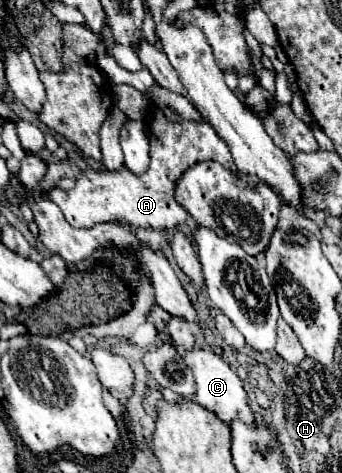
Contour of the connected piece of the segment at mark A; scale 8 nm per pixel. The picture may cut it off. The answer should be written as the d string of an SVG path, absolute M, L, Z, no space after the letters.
M155 108L149 118L151 130L151 164L149 170L141 176L133 176L127 168L121 172L101 172L91 170L79 154L68 155L71 164L83 168L85 176L77 178L75 188L61 190L53 188L49 192L39 192L39 196L47 196L47 200L55 202L65 220L73 228L91 228L101 222L119 222L137 228L153 228L153 230L171 230L177 224L183 224L189 214L183 206L175 202L175 184L181 174L201 160L217 160L225 168L237 172L231 152L210 124L197 124L183 120L171 108Z

